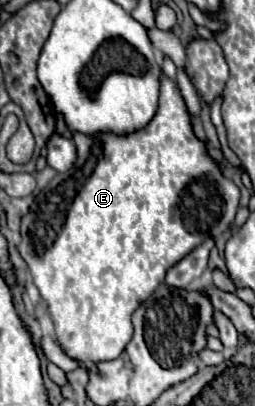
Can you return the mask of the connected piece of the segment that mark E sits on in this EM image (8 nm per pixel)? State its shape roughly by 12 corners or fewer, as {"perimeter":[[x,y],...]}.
{"perimeter":[[161,74],[21,220],[75,360],[119,358],[239,188]]}

